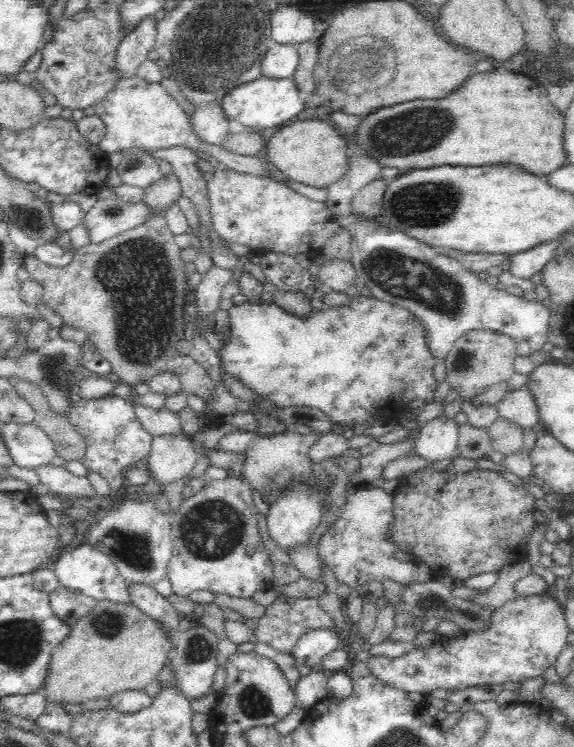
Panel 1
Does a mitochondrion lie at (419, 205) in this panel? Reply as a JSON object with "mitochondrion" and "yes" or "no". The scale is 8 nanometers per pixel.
{"mitochondrion":"yes"}

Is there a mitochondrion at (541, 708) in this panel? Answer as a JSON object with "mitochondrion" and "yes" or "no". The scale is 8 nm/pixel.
{"mitochondrion":"no"}

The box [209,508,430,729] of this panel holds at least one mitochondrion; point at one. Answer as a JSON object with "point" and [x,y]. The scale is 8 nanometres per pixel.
{"point":[254,703]}

